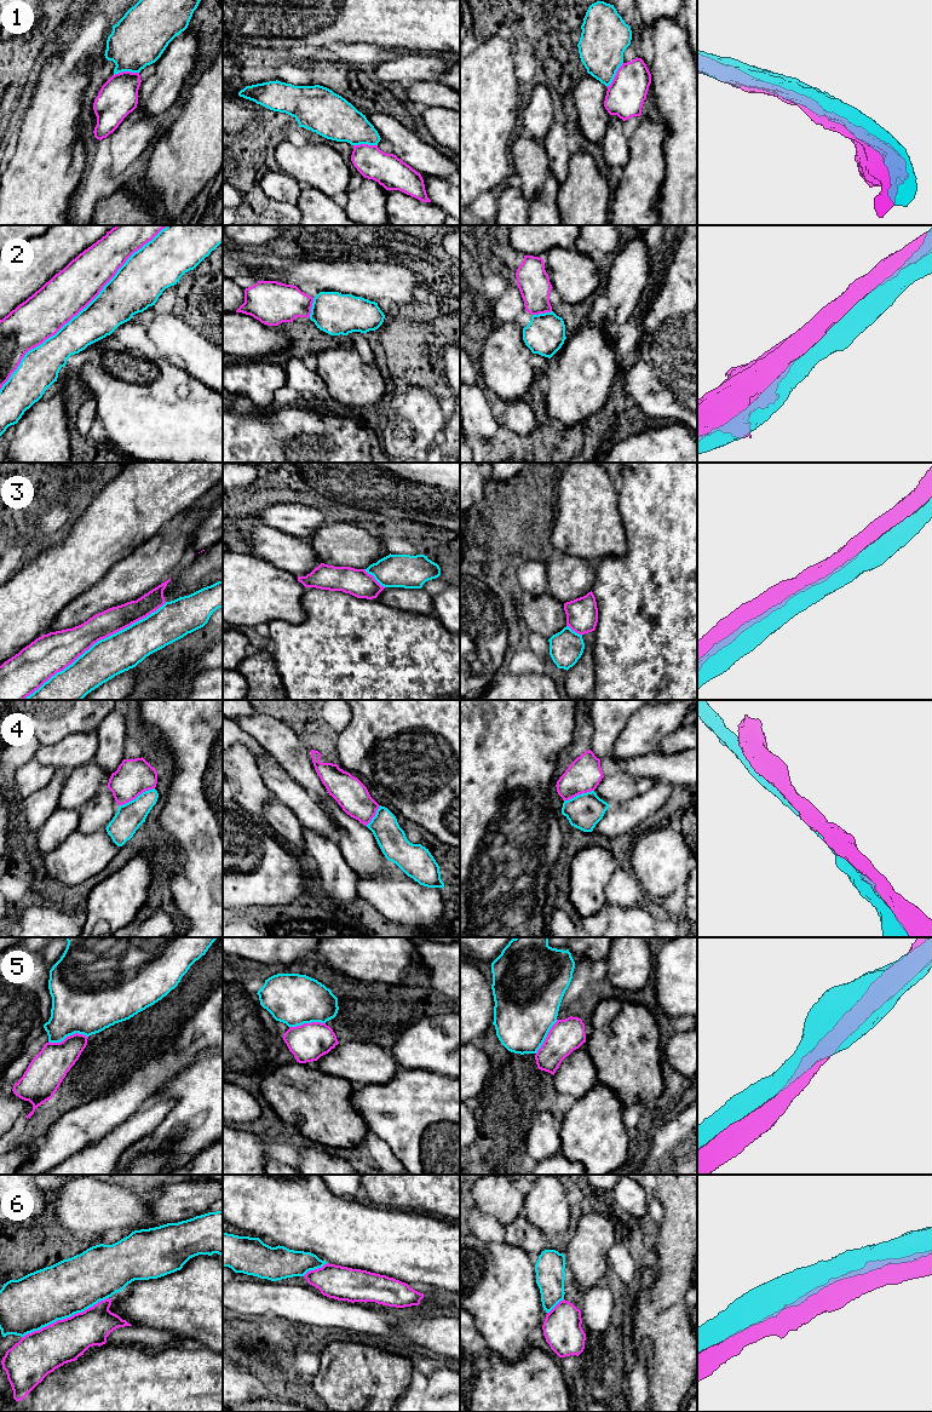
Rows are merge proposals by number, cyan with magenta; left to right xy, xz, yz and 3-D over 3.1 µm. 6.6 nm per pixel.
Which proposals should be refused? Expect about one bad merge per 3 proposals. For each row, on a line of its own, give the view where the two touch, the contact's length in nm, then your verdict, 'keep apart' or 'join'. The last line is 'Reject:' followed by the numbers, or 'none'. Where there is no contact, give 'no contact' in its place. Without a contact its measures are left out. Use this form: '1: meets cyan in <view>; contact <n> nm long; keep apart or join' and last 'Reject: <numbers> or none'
1: meets cyan in xy; contact 170 nm long; join
2: meets cyan in xy; contact 1550 nm long; join
3: meets cyan in xy; contact 1150 nm long; join
4: meets cyan in xy; contact 260 nm long; keep apart
5: meets cyan in xy; contact 260 nm long; join
6: meets cyan in xy; contact 650 nm long; join
Reject: 4

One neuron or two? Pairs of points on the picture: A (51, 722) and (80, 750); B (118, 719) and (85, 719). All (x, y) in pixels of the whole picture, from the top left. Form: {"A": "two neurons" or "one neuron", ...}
{"A": "two neurons", "B": "two neurons"}

